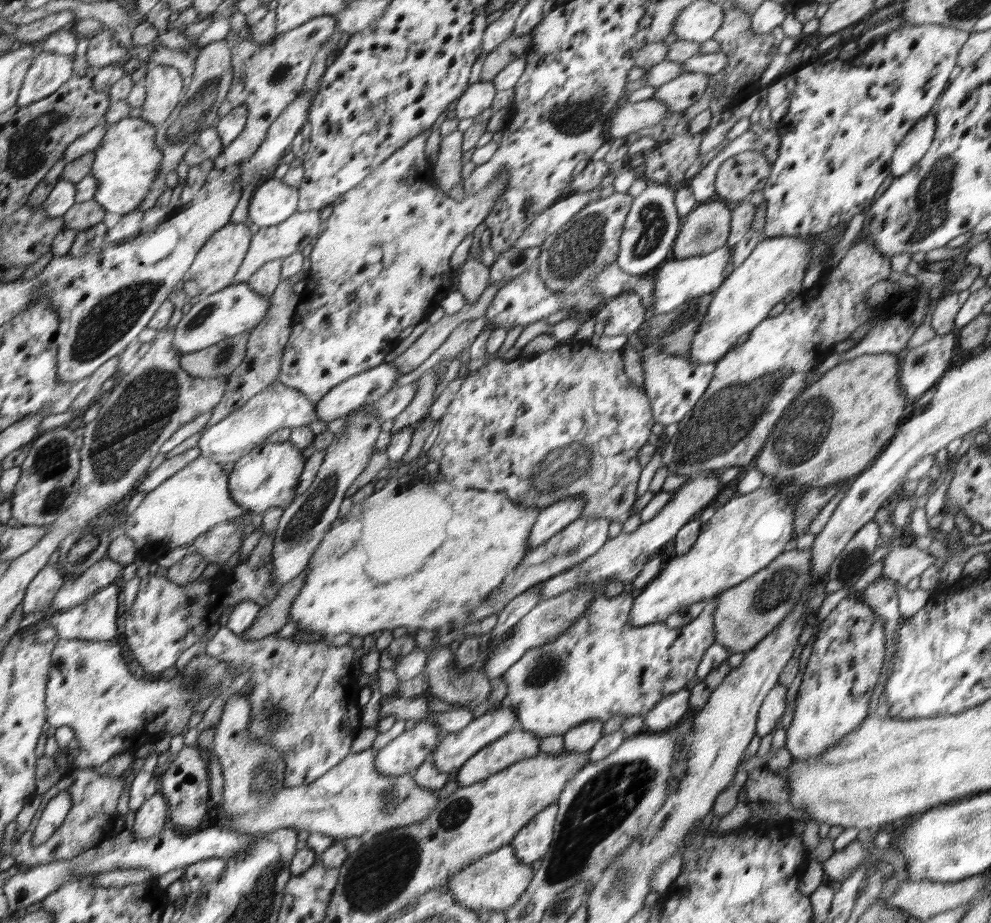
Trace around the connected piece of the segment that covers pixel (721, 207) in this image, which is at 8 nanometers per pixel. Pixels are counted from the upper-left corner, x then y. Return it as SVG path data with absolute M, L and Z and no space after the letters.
M717 200L701 203L682 220L672 258L683 259L714 252L727 242L731 205Z

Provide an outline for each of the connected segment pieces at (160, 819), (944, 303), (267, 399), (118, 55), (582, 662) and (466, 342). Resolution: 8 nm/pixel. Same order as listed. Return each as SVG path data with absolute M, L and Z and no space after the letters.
M159 791L144 801L135 811L134 827L131 829L135 839L147 840L164 829L166 814L170 807L166 801Z
M966 289L942 296L932 313L931 325L936 335L945 335L954 330L956 315L972 292Z
M279 381L266 388L258 395L246 402L240 410L226 416L224 420L203 430L197 447L201 450L201 457L222 463L236 462L248 454L255 446L266 442L270 434L282 429L310 425L318 420L314 403L310 403L298 390L284 386Z
M103 30L98 36L91 39L90 50L86 57L92 68L100 69L115 63L123 64L130 59L128 48L119 46L110 30Z
M630 589L620 593L617 596L608 598L604 593L595 592L595 598L591 602L589 609L558 639L554 642L548 642L542 646L531 648L524 656L515 662L502 676L503 681L508 687L506 696L501 701L502 705L514 707L517 712L517 720L519 727L525 731L533 732L539 739L545 736L552 736L553 734L563 735L575 726L581 725L590 720L602 720L606 722L616 714L623 714L626 717L640 716L652 710L656 706L656 700L668 697L669 694L677 693L680 688L684 688L694 676L696 676L696 668L701 664L702 657L705 652L716 642L716 629L714 624L713 614L717 610L717 597L712 597L705 603L703 611L686 626L676 628L666 627L665 623L653 622L645 626L634 627L632 623L632 608L636 595Z
M485 314L480 318L465 320L459 324L442 343L442 346L425 361L424 370L428 371L436 367L442 359L457 357L472 345L483 328L485 328Z

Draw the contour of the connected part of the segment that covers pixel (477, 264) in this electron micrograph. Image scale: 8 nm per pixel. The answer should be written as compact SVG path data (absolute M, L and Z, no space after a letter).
M469 254L460 269L458 282L459 291L466 297L468 304L474 304L479 300L481 294L489 285L487 283L488 277L489 268L483 265L481 259L474 258Z

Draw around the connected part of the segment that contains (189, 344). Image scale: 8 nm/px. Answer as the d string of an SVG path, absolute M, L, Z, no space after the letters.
M244 282L232 284L218 293L200 298L175 326L172 347L184 355L217 345L217 342L224 341L225 338L252 332L268 316L270 302L269 295L258 294Z

